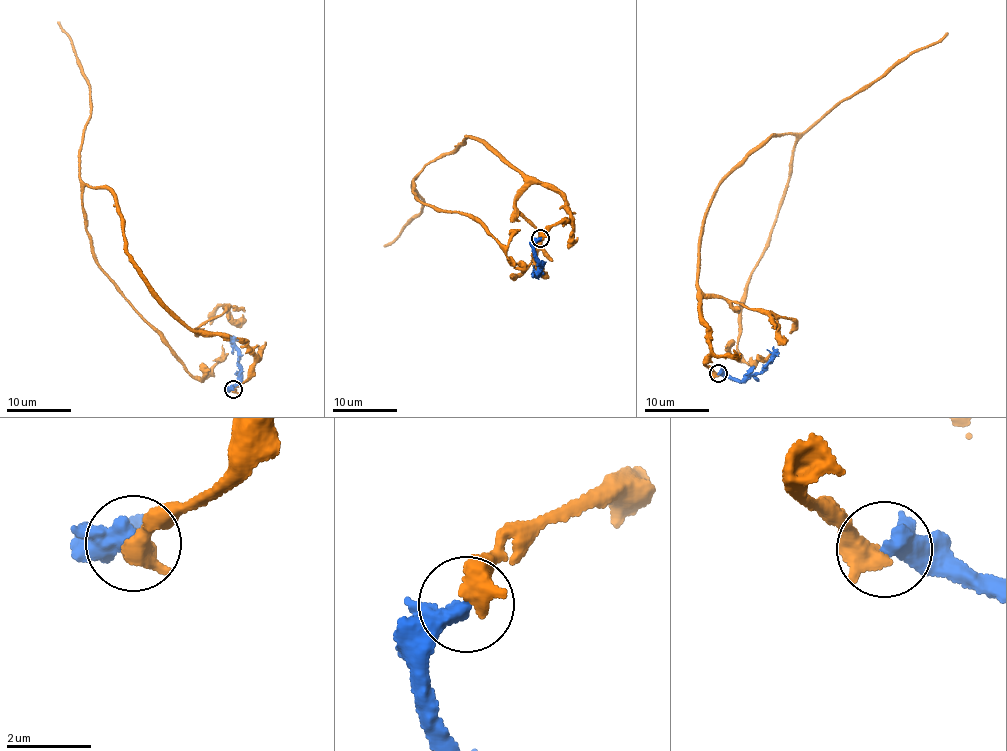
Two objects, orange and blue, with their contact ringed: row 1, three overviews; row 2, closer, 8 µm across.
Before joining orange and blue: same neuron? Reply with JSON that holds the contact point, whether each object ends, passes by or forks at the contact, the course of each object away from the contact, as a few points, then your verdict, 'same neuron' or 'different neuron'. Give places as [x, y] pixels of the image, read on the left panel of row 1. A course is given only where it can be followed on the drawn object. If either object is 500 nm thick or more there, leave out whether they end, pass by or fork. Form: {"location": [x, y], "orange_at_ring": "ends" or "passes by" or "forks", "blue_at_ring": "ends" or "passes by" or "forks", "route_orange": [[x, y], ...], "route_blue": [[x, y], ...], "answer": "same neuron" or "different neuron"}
{"location": [233, 389], "route_orange": [[232, 389], [254, 349], [192, 330], [112, 195], [84, 187], [93, 256], [184, 368], [205, 378], [222, 345]], "route_blue": [[232, 389], [229, 390], [236, 380], [239, 357], [230, 336]], "answer": "different neuron"}

